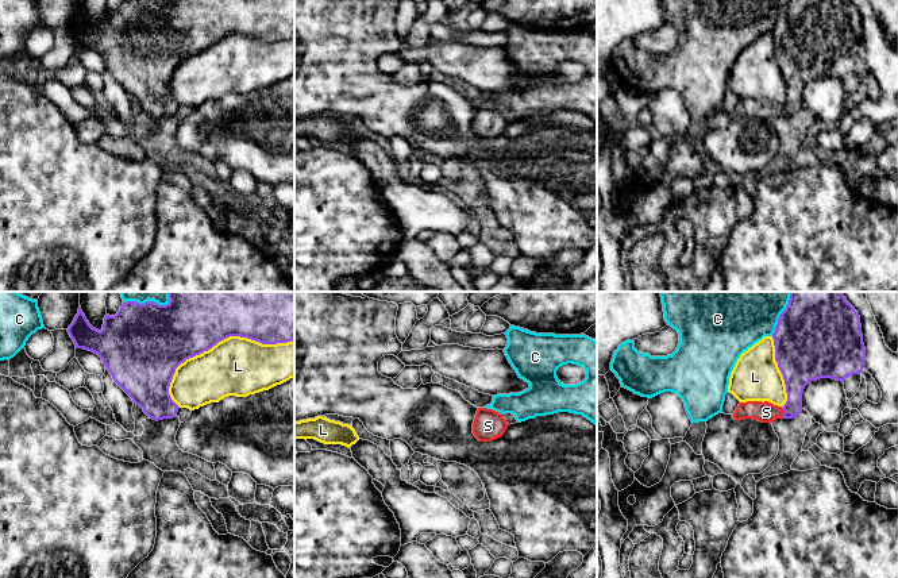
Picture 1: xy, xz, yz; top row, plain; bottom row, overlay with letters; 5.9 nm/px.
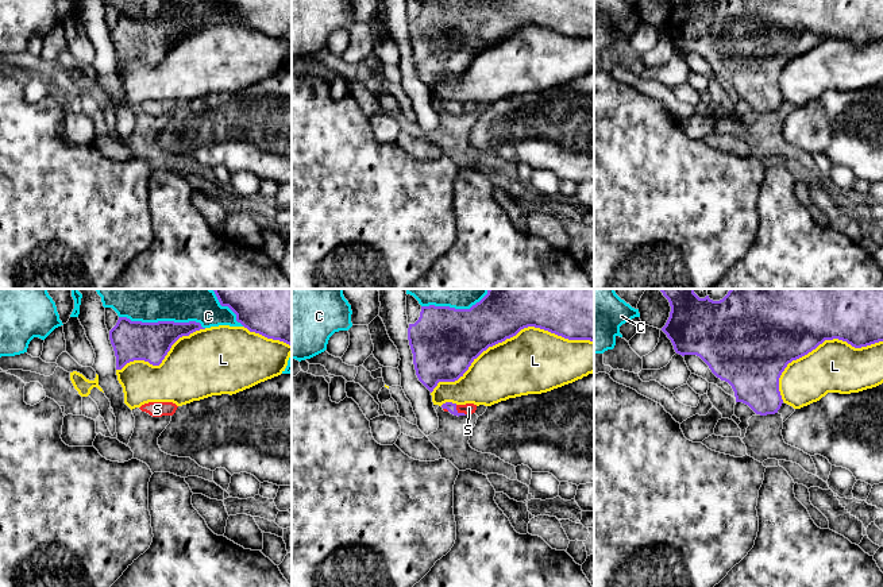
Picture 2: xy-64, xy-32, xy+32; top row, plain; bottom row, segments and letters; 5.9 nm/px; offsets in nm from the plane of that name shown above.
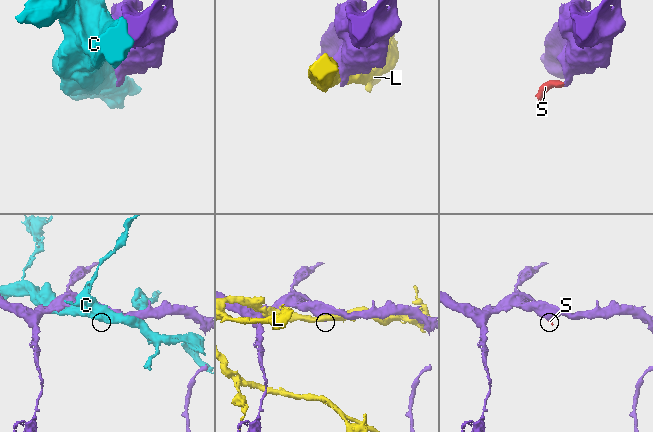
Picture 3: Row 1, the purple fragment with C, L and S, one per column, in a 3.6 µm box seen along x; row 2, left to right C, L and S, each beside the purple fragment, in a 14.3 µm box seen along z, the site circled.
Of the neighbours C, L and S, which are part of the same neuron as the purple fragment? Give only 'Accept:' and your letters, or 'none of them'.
Accept: S

